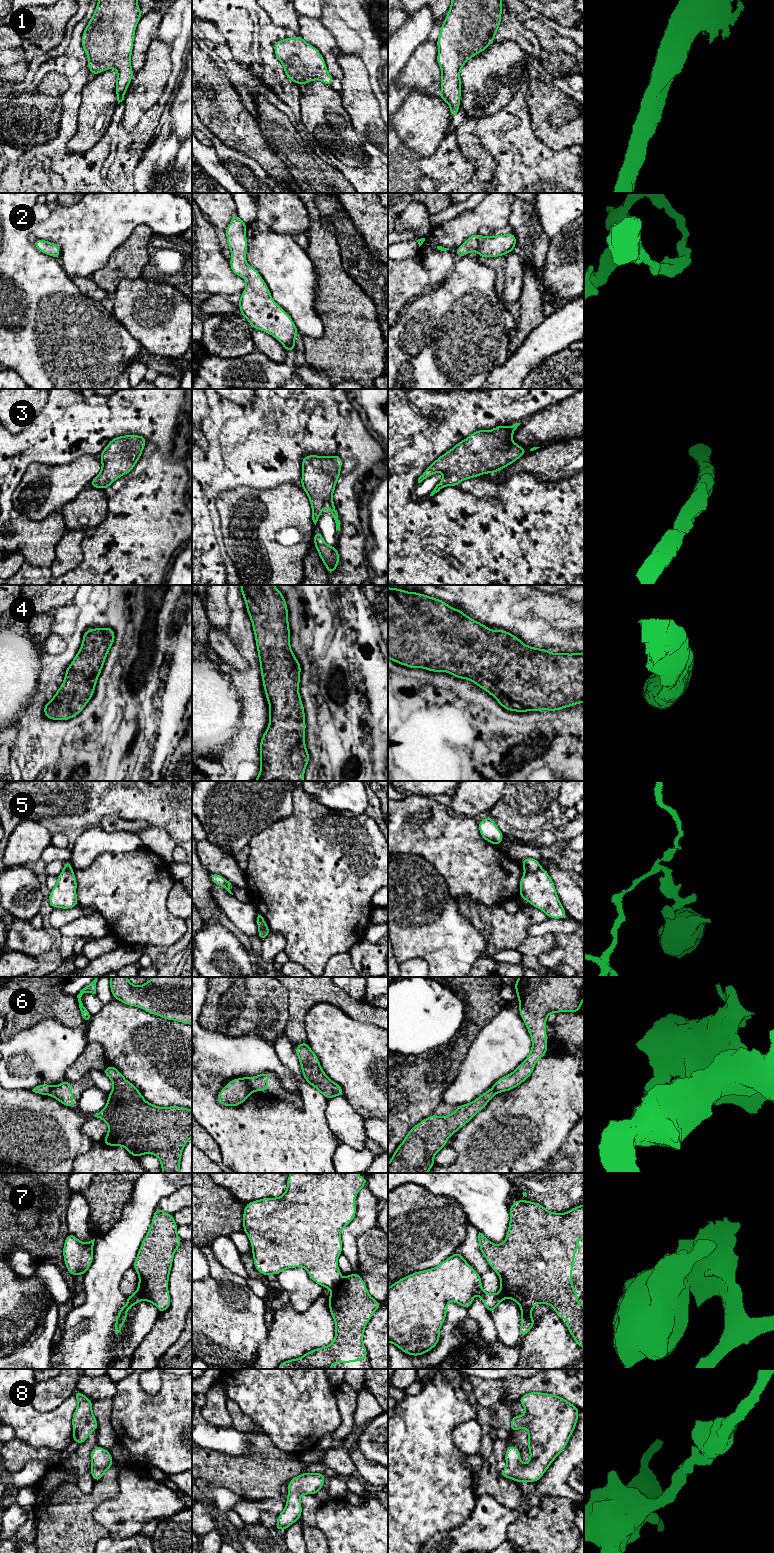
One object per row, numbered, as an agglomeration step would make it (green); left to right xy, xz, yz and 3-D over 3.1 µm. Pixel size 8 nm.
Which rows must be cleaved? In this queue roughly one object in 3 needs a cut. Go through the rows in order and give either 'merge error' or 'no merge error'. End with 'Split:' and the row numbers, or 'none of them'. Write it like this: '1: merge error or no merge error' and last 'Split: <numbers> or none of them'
1: no merge error
2: no merge error
3: no merge error
4: no merge error
5: merge error
6: merge error
7: merge error
8: no merge error
Split: 5, 6, 7

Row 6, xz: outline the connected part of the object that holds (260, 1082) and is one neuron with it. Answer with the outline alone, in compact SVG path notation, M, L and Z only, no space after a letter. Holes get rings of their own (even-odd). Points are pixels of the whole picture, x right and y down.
M264 1072L255 1077L242 1077L253 1091L266 1091L268 1092L269 1073Z

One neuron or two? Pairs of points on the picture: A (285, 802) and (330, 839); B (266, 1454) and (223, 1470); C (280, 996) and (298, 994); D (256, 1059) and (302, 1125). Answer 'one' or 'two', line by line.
A: two
B: one
C: two
D: two

